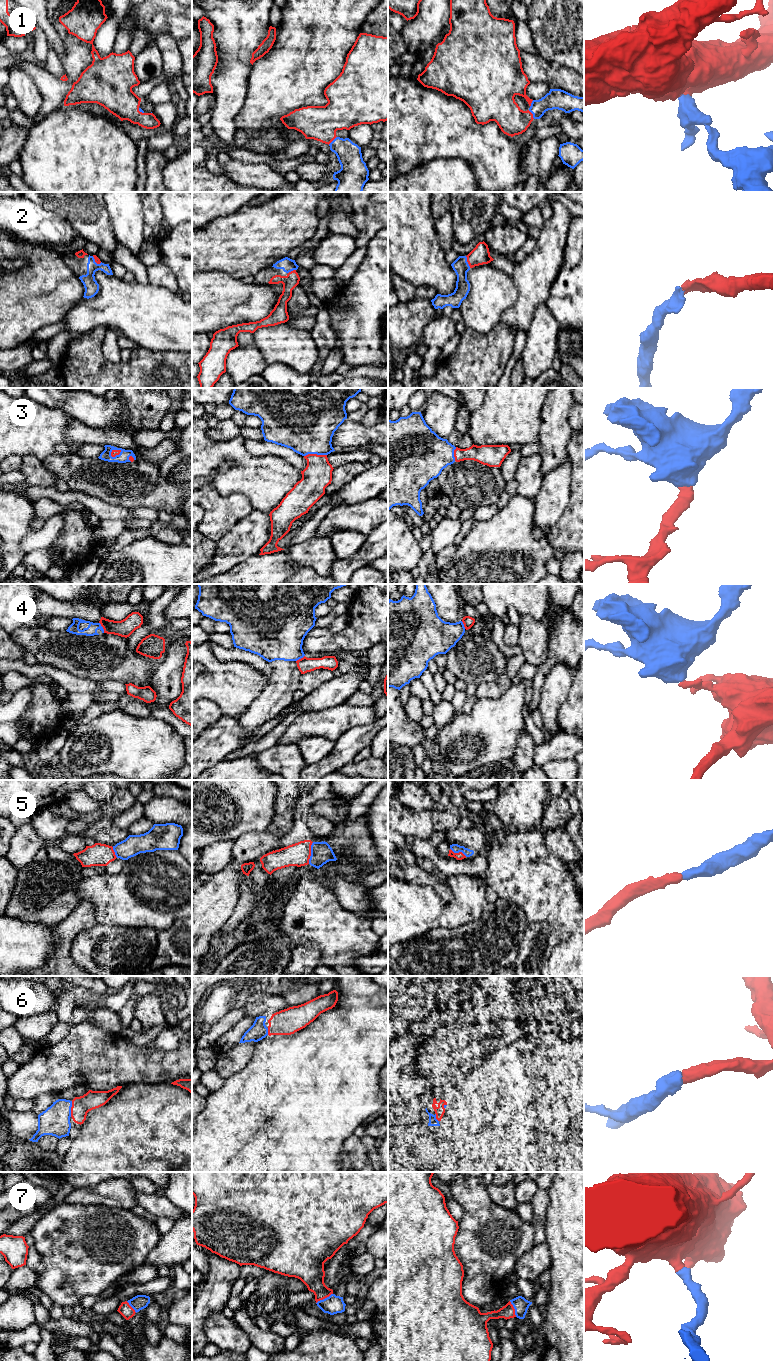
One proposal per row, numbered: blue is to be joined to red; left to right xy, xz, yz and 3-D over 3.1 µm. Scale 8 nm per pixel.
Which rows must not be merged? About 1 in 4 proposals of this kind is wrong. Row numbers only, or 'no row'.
4

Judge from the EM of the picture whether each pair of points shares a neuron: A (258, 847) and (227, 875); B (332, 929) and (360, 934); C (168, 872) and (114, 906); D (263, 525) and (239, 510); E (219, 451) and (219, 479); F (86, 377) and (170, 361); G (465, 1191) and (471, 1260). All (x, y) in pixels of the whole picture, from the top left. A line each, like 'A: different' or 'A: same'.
A: different
B: same
C: same
D: different
E: same
F: same
G: same

